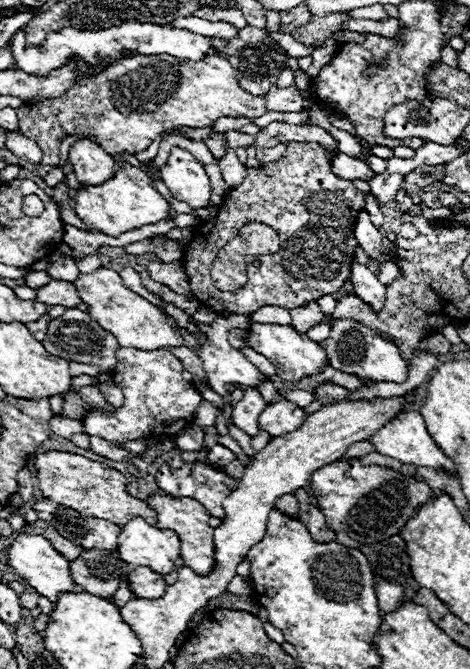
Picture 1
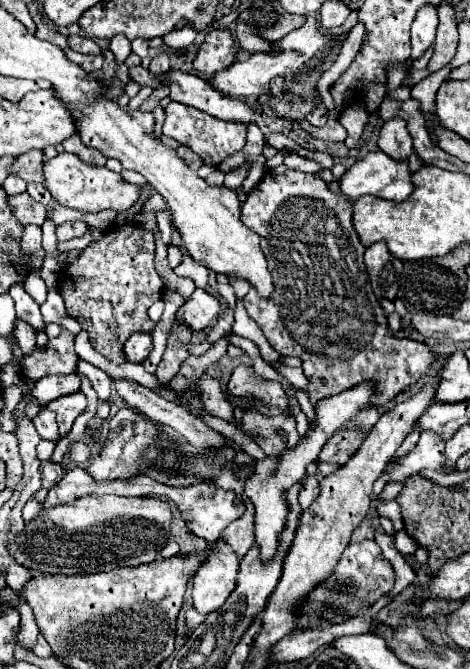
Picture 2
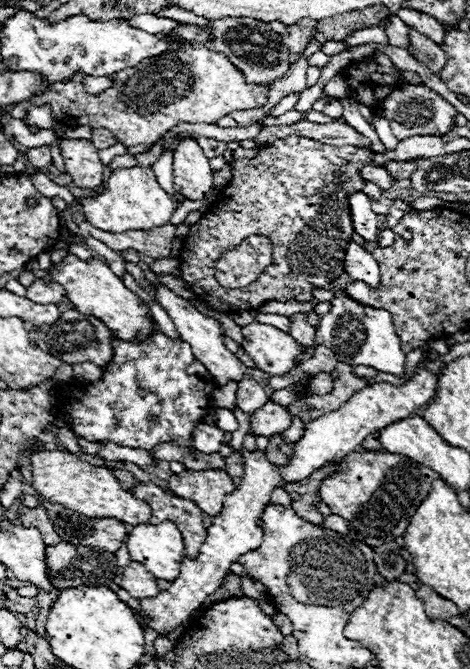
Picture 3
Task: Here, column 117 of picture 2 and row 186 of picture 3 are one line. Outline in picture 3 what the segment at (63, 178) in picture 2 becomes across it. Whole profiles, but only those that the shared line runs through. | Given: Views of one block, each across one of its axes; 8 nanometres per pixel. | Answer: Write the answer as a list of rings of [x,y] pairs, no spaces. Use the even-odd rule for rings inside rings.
[[[180,140],[174,148],[174,190],[186,200],[202,200],[212,188],[212,168],[194,140]]]

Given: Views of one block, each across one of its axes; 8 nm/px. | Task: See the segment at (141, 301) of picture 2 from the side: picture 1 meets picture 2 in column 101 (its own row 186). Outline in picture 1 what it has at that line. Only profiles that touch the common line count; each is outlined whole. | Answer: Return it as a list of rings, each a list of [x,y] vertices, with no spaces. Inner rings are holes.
[[[288,142],[288,150],[284,158],[272,164],[264,164],[262,168],[248,168],[248,176],[244,182],[230,190],[226,196],[226,204],[218,212],[216,220],[208,220],[196,226],[194,240],[188,248],[188,252],[182,258],[182,264],[186,268],[190,290],[198,298],[198,302],[214,312],[234,312],[234,314],[250,314],[256,312],[262,306],[282,306],[282,308],[296,308],[310,300],[318,300],[324,294],[338,292],[350,278],[350,266],[354,258],[354,248],[358,246],[354,238],[354,222],[360,210],[364,208],[364,194],[358,192],[350,180],[342,180],[336,174],[332,174],[330,158],[334,152],[322,148],[314,142]],[[248,222],[264,222],[272,226],[278,232],[280,238],[280,250],[276,254],[254,255],[245,259],[247,262],[248,281],[236,292],[222,292],[214,286],[210,278],[212,262],[220,248],[224,248],[238,230]],[[253,260],[260,260],[260,267],[255,267]]]

